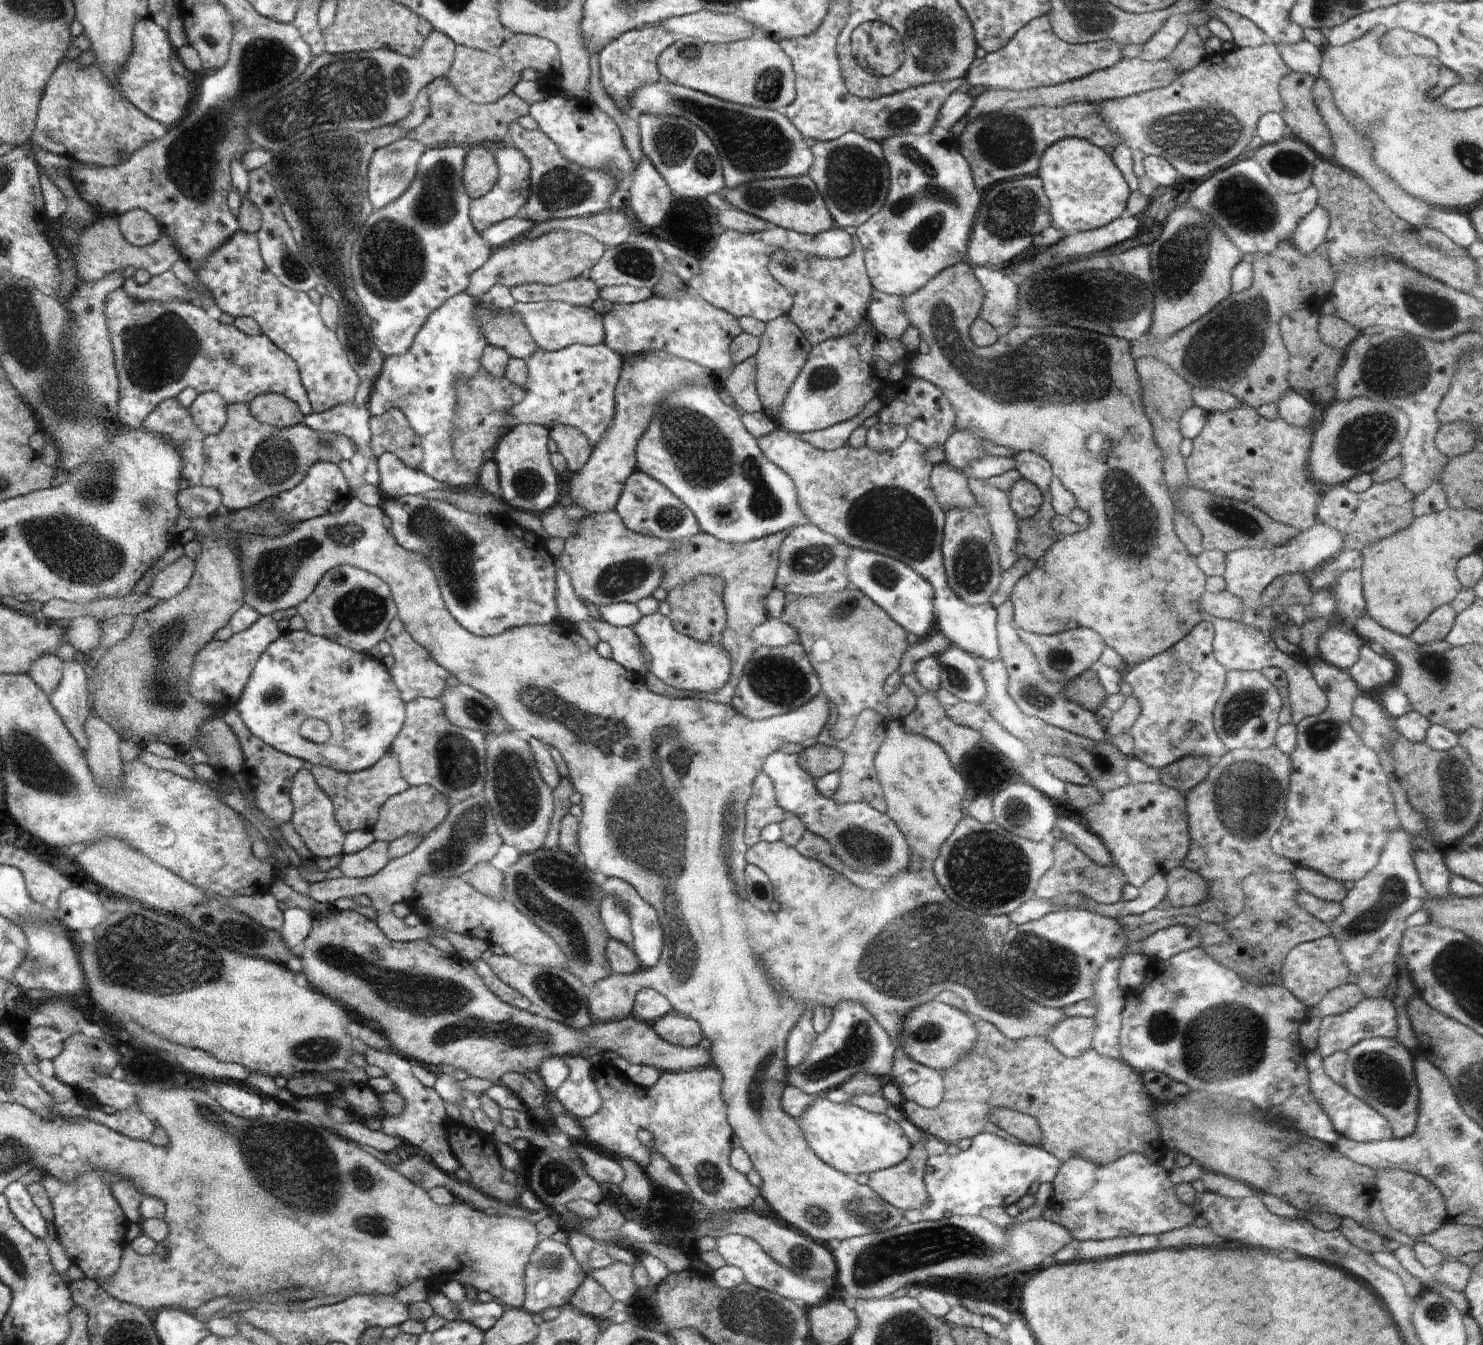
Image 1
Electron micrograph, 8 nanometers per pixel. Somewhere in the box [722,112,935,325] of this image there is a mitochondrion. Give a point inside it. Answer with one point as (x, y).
(854, 177)

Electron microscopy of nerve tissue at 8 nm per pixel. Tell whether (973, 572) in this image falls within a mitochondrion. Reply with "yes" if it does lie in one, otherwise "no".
yes

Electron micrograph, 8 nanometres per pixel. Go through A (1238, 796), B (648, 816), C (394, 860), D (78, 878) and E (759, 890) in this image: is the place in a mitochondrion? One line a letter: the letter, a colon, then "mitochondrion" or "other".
A: mitochondrion
B: mitochondrion
C: other
D: other
E: mitochondrion

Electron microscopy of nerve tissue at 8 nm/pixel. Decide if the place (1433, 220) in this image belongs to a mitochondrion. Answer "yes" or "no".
no

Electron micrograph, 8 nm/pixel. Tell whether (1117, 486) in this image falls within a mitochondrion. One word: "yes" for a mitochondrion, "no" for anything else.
yes

